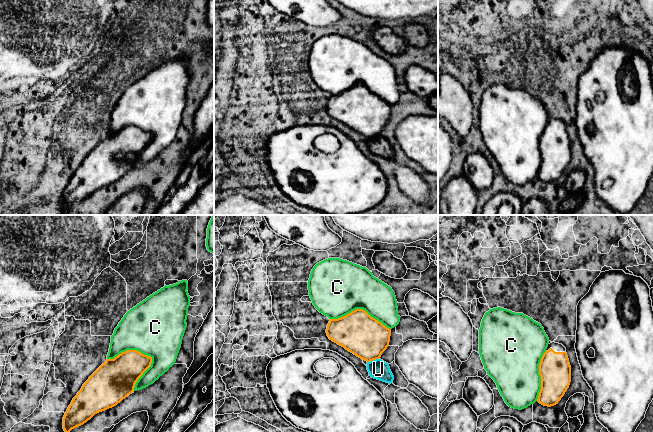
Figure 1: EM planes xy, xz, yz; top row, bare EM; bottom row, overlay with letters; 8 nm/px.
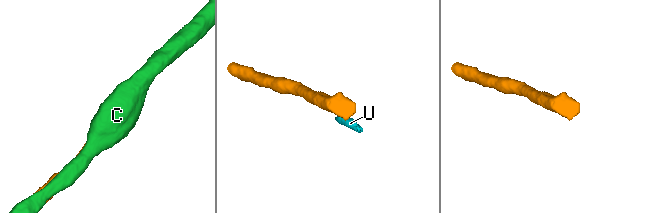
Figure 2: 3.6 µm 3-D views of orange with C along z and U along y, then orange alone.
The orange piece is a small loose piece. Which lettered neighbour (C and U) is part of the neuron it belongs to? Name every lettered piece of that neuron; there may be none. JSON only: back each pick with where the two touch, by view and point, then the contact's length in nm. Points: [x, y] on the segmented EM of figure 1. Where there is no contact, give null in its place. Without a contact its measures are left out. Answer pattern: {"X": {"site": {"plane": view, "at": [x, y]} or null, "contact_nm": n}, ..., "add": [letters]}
{"add": []}

